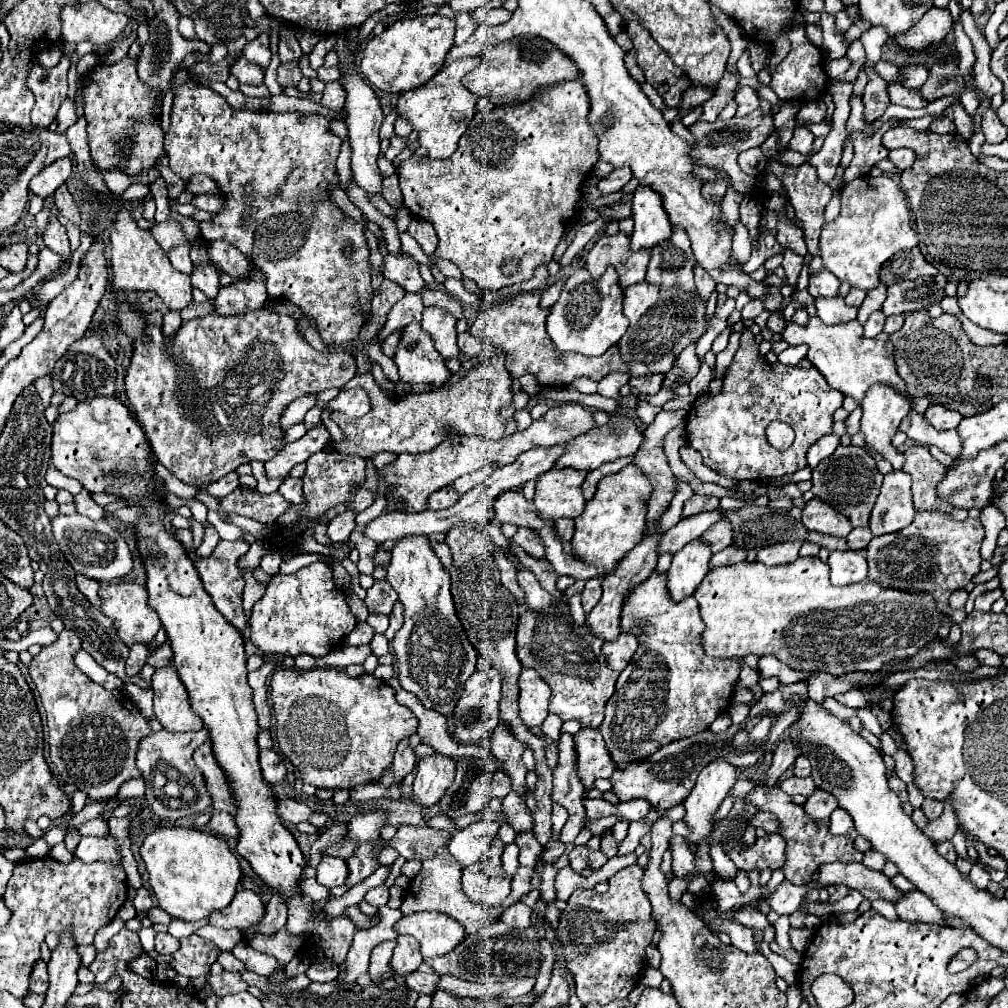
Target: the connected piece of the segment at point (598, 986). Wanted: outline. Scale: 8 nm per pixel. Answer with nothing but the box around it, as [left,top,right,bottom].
[558,863,656,1005]

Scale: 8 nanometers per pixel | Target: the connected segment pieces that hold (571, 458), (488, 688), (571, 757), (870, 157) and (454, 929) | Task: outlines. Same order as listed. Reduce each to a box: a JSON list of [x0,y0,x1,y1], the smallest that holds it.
[[556,413,644,471],[452,667,502,743],[552,733,584,843],[844,118,898,181],[396,911,466,959]]

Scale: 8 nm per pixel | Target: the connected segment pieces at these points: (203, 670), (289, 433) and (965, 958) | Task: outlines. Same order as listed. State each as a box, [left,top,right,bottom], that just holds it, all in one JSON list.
[[136,503,306,903],[283,421,307,445],[948,949,978,973]]

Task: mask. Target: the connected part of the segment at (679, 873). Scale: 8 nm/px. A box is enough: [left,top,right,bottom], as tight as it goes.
[670,835,700,877]

